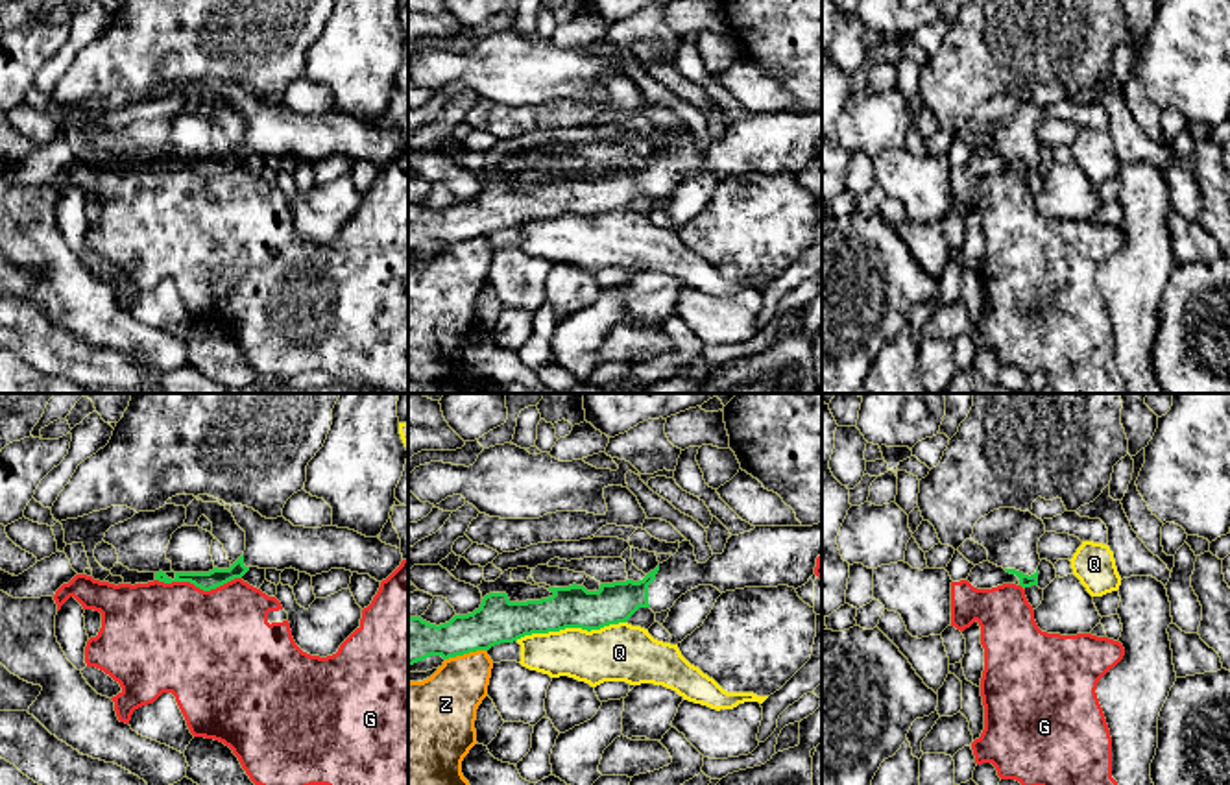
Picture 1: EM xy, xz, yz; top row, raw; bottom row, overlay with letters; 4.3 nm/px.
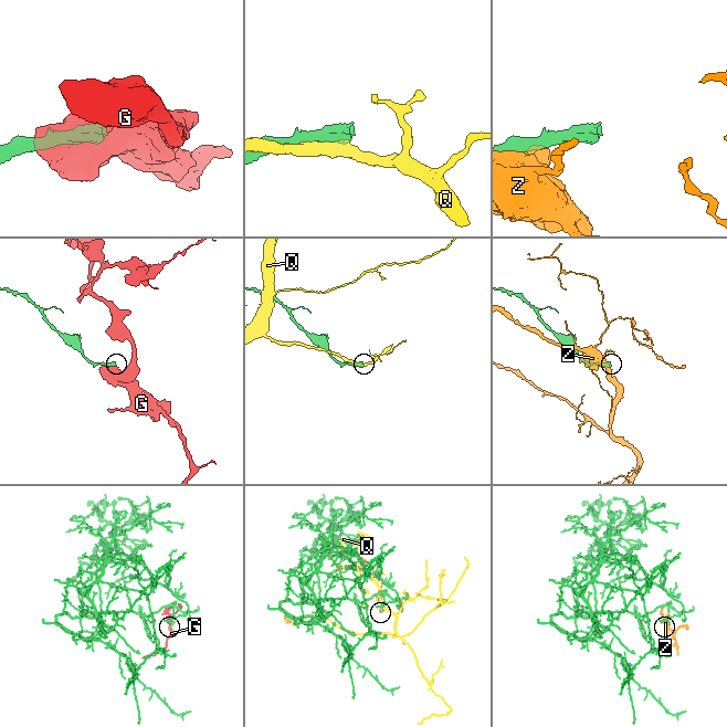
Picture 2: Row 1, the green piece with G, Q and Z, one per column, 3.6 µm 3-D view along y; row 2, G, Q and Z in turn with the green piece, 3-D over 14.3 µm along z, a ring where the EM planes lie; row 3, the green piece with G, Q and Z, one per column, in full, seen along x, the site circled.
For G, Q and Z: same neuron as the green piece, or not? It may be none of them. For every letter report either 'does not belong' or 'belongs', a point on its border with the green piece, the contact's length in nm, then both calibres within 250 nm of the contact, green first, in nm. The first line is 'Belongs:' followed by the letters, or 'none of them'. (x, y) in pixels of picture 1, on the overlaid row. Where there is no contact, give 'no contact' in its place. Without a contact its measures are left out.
Belongs: none of them
G: does not belong; contact xy (198, 586); length 380 nm; calibres 80 and 480 nm
Q: does not belong; contact xz (571, 627); length 500 nm; calibres 180 and 260 nm
Z: does not belong; contact xz (464, 652); length 180 nm; calibres 200 and 280 nm

